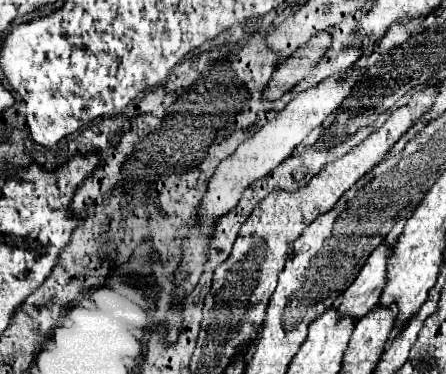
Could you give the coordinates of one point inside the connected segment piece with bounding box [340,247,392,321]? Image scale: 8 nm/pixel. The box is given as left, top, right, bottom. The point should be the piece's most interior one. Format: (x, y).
(359, 298)

